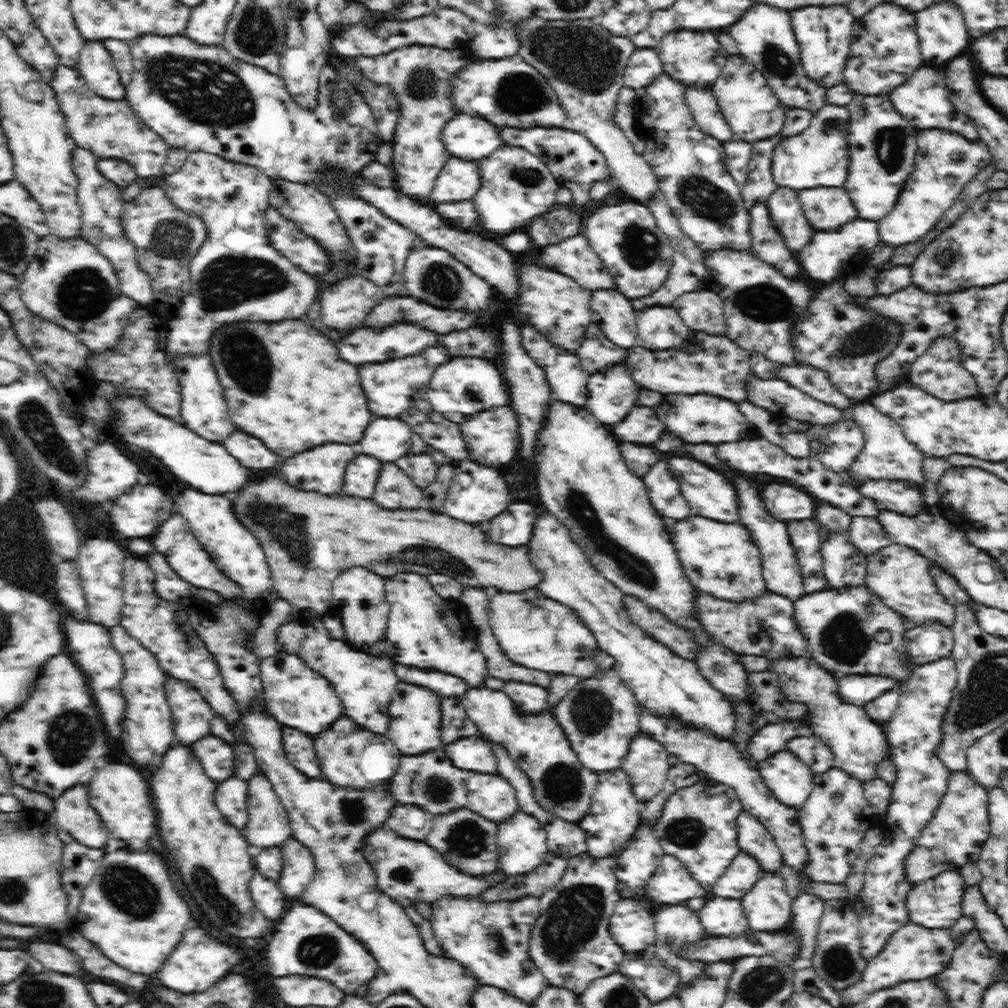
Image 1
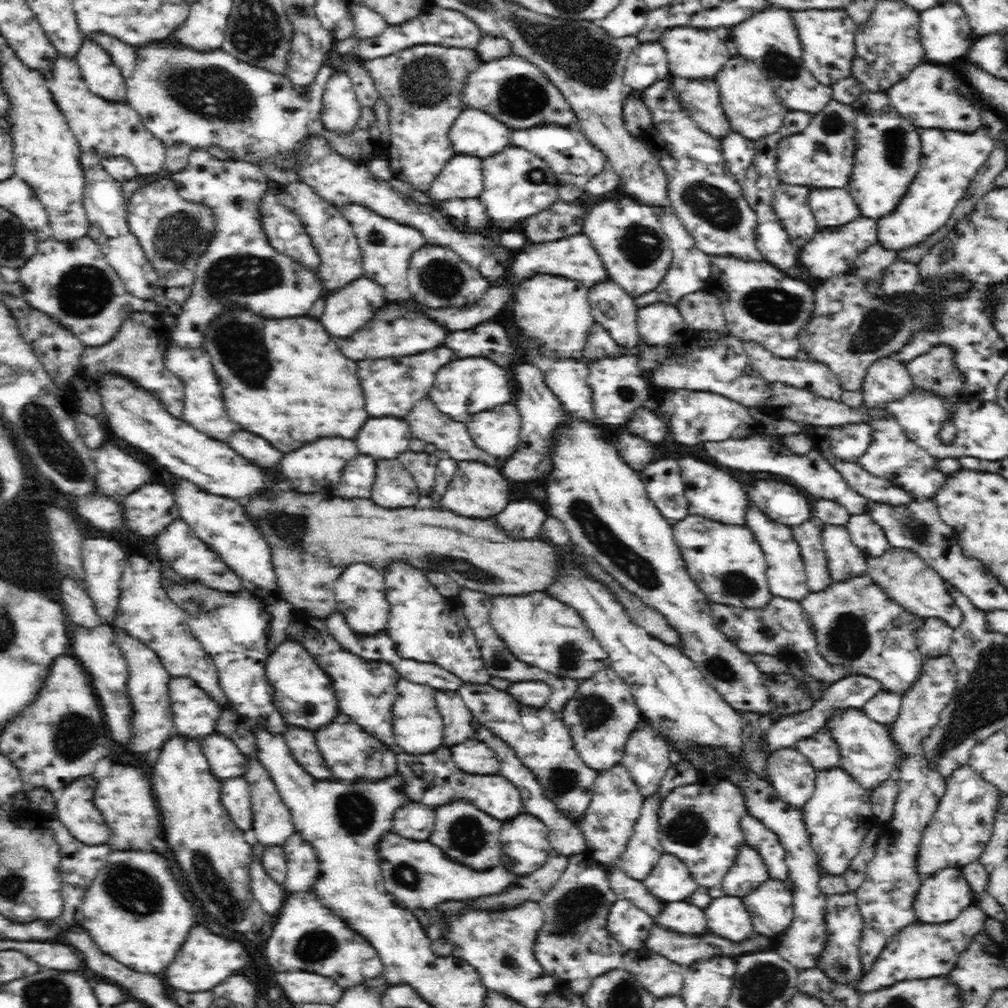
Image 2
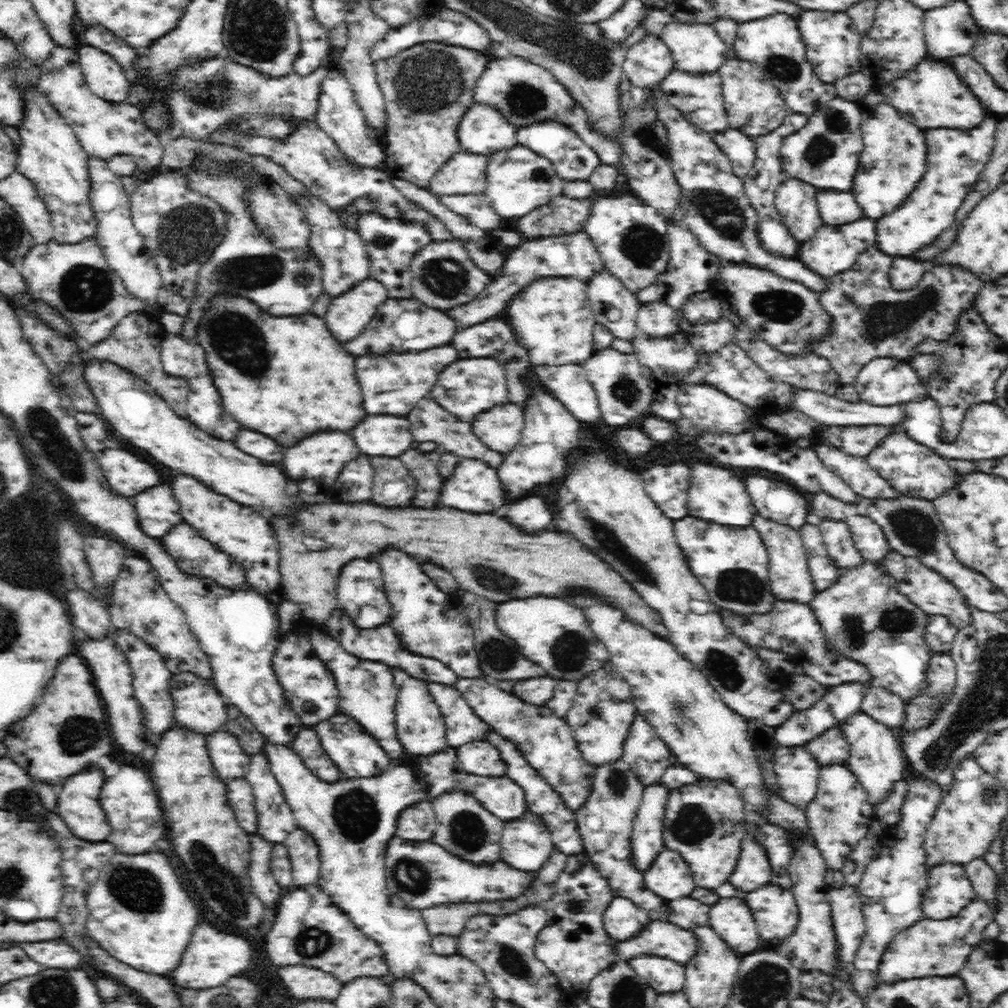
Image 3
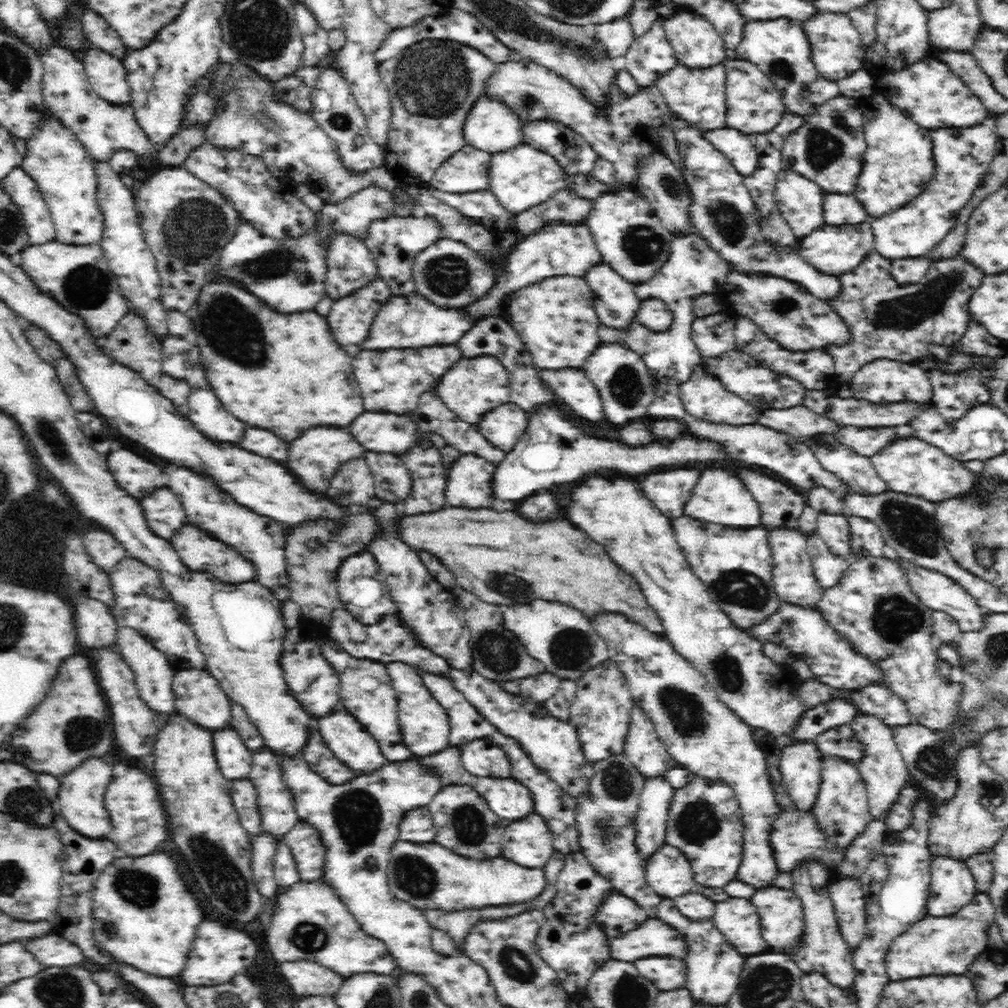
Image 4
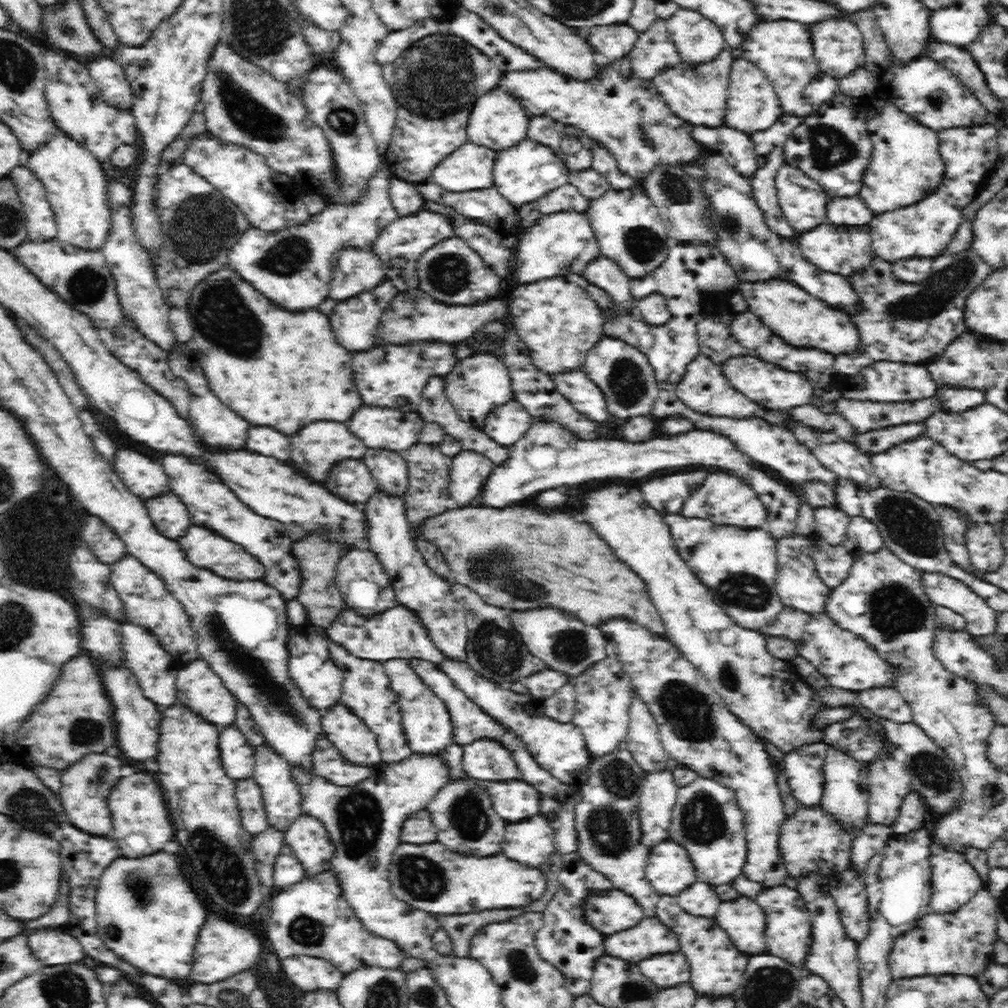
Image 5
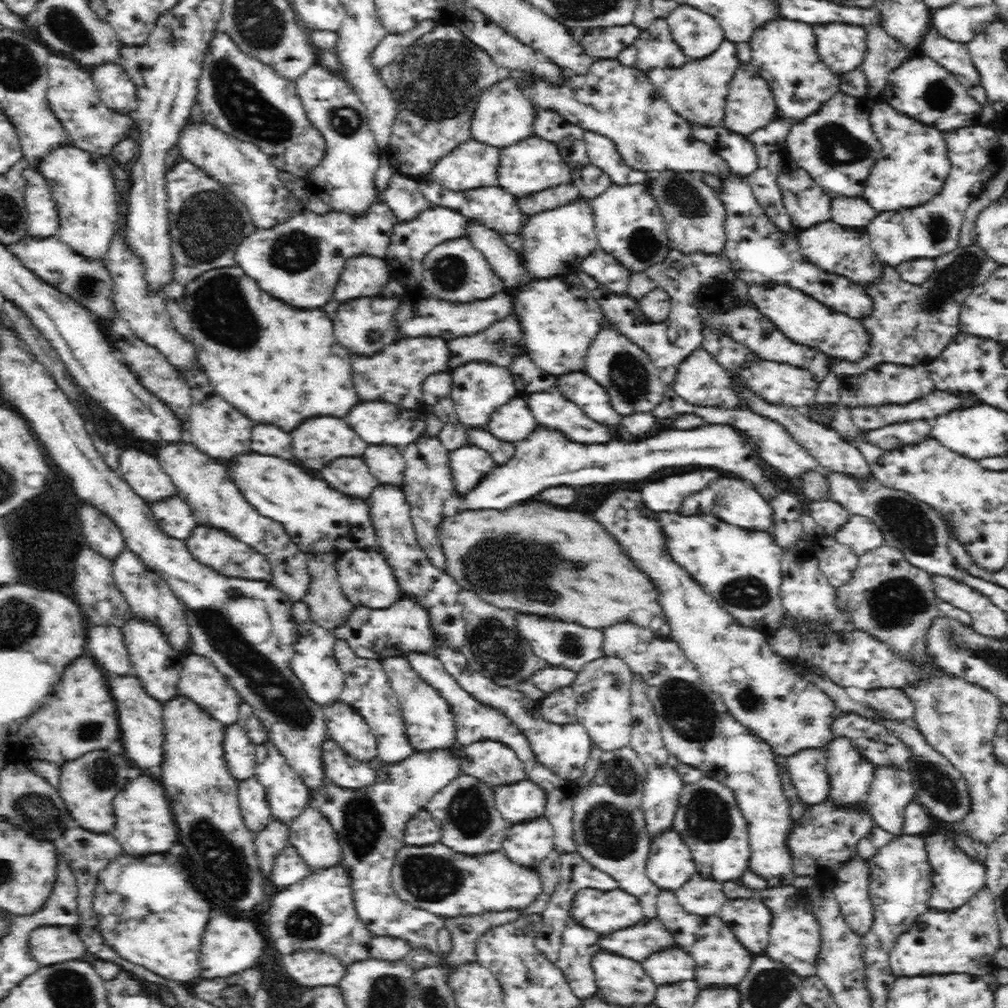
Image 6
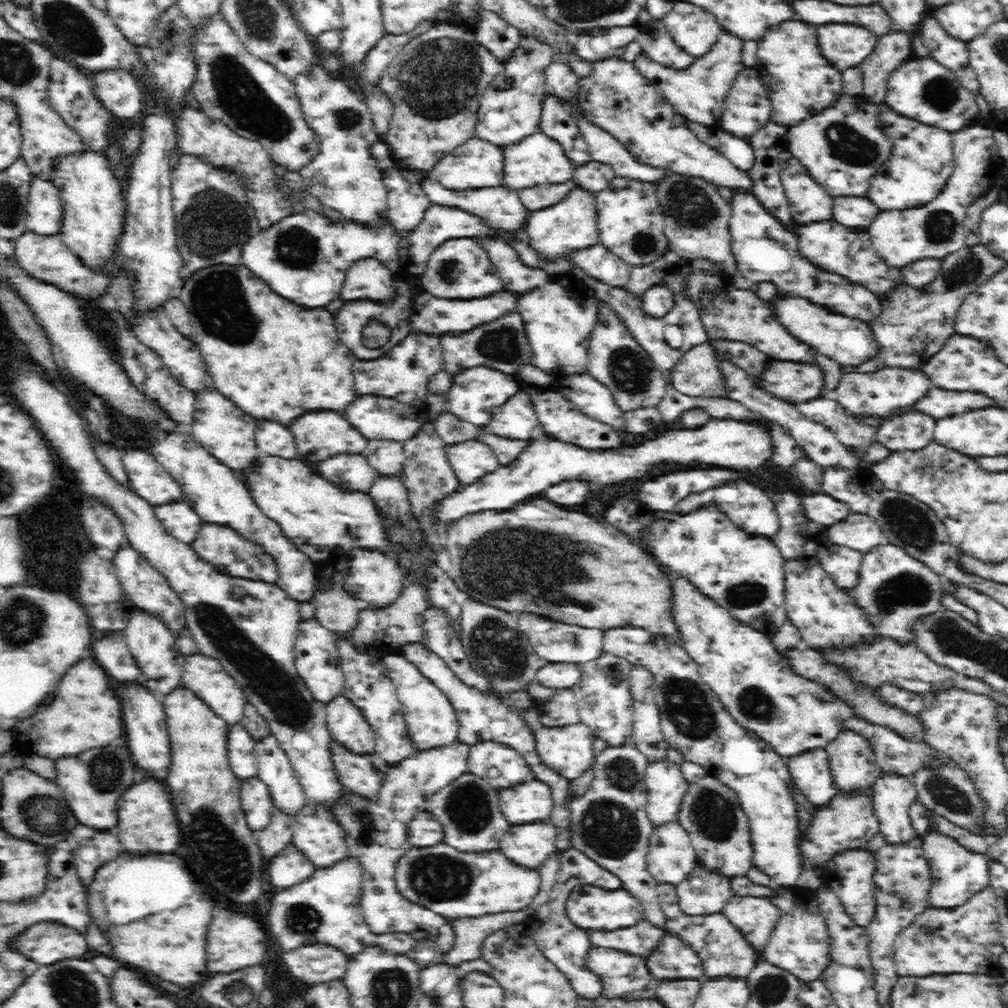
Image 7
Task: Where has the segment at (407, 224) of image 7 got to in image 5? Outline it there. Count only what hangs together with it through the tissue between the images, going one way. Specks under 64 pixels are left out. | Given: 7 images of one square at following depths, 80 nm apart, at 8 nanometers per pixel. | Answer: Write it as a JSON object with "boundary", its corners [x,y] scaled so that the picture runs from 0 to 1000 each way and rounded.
{"boundary":[[[389,176],[386,187],[386,197],[395,215],[413,213],[421,206],[422,196],[410,182],[395,176]]]}

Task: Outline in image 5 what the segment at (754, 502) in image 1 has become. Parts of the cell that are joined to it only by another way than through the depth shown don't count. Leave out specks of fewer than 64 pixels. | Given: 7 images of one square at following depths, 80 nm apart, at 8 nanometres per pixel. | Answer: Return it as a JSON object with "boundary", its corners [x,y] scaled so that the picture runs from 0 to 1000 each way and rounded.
{"boundary":[[[782,532],[770,538],[772,541],[773,572],[770,575],[770,587],[775,598],[784,605],[794,606],[798,610],[817,610],[821,608],[821,593],[825,584],[811,569],[807,554],[807,536],[802,532]]]}

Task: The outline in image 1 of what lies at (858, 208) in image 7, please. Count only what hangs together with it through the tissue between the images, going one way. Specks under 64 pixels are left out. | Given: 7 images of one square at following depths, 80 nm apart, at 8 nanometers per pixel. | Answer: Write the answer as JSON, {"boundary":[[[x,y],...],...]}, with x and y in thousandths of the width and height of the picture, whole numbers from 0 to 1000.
{"boundary":[[[805,187],[796,188],[794,192],[800,215],[810,229],[825,229],[825,226],[831,228],[831,224],[851,214],[838,187]]]}

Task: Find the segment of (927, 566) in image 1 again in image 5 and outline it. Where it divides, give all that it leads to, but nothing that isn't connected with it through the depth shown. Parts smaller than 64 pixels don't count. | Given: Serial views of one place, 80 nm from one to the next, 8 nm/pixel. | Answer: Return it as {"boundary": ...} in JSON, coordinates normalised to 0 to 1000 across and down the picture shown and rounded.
{"boundary":[[[917,567],[917,586],[929,601],[942,602],[958,614],[958,625],[966,631],[982,631],[991,622],[991,606],[987,606],[975,591],[951,575],[933,568]]]}

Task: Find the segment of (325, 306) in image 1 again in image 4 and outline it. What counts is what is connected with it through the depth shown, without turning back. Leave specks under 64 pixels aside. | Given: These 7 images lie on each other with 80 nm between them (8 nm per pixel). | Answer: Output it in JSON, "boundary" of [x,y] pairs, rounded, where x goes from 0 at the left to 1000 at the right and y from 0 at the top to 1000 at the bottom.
{"boundary":[[[374,277],[365,285],[353,288],[349,294],[343,294],[331,300],[329,310],[325,312],[325,319],[329,321],[329,329],[335,337],[335,341],[339,341],[339,343],[359,343],[367,333],[367,325],[369,325],[369,319],[371,319],[373,312],[385,301],[385,298],[388,298],[388,294],[387,284],[381,278]]]}

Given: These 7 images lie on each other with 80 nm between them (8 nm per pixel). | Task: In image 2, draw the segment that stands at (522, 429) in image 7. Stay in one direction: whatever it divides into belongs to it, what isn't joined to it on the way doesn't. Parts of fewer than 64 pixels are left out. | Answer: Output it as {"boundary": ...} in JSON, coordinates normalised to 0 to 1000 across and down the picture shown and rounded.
{"boundary":[[[510,399],[475,409],[463,422],[472,441],[497,456],[504,454],[516,440],[517,413]]]}

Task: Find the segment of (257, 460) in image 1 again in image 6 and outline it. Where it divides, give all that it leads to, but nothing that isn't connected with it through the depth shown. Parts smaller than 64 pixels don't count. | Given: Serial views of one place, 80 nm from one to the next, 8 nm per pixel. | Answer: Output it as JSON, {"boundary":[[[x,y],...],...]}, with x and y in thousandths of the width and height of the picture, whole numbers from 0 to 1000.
{"boundary":[[[256,421],[250,427],[248,444],[251,448],[266,450],[266,452],[282,452],[282,454],[292,452],[288,429],[282,429],[274,421]]]}

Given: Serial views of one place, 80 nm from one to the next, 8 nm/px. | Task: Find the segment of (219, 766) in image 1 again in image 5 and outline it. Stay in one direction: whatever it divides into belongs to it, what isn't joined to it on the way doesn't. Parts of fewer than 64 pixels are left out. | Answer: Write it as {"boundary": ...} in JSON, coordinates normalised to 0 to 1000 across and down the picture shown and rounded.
{"boundary":[[[232,719],[219,722],[217,733],[218,738],[218,752],[222,759],[222,764],[226,771],[231,772],[232,775],[245,774],[250,772],[253,762],[252,740],[249,740],[244,733],[244,730]]]}

